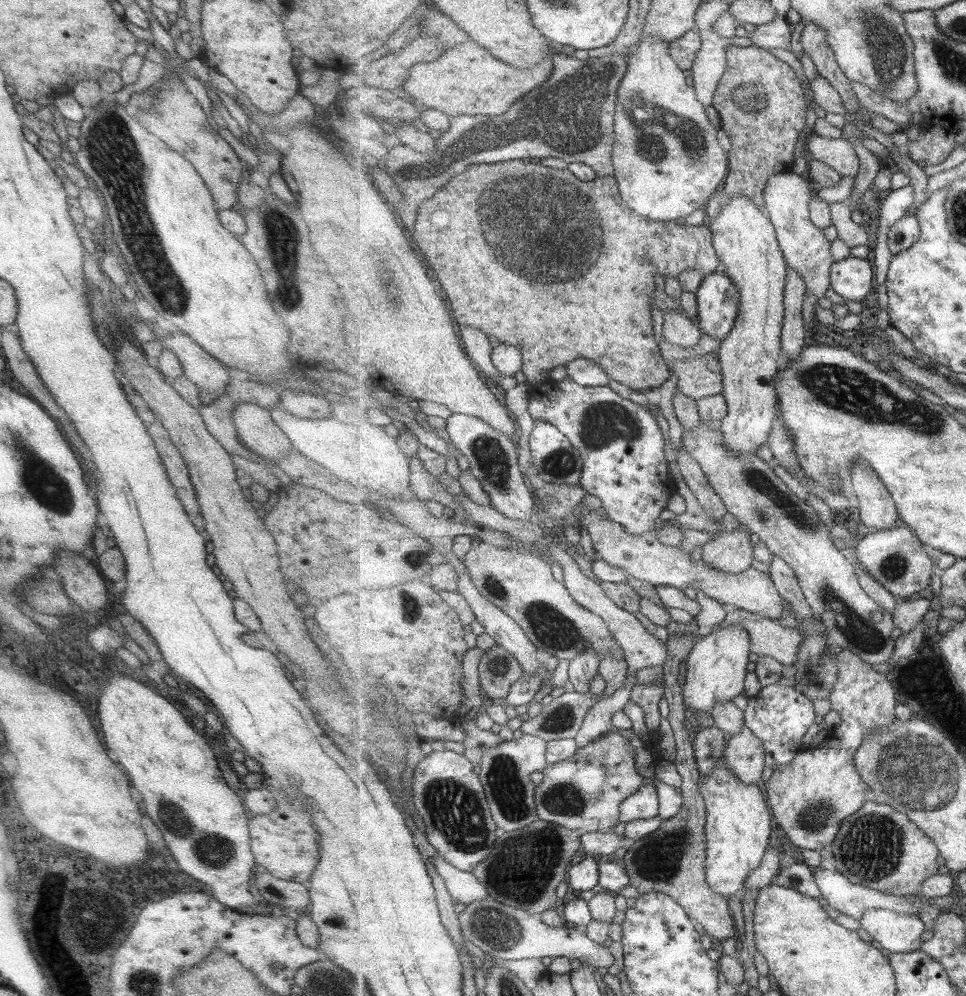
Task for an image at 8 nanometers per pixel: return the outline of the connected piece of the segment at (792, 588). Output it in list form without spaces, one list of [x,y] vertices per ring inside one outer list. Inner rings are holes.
[[[776,556],[770,563],[769,570],[779,593],[794,607],[796,611],[796,620],[801,622],[809,619],[816,620],[817,622],[815,612],[813,612],[813,608],[807,603],[801,586],[799,585],[795,570],[779,556]]]

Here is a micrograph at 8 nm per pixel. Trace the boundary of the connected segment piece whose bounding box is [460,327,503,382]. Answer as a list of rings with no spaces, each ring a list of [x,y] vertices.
[[[462,327],[460,330],[464,347],[473,362],[483,371],[485,377],[498,382],[502,374],[493,364],[493,349],[489,342],[489,335],[475,327]]]

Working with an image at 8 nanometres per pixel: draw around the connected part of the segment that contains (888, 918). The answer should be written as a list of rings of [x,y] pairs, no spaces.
[[[883,908],[869,909],[860,920],[862,928],[891,953],[909,953],[923,947],[921,936],[927,928],[917,915],[897,913]]]

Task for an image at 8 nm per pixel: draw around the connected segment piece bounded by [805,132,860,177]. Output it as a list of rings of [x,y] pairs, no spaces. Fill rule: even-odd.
[[[811,132],[805,151],[829,166],[832,166],[841,176],[857,176],[860,171],[860,159],[850,141],[846,139],[829,139]]]

